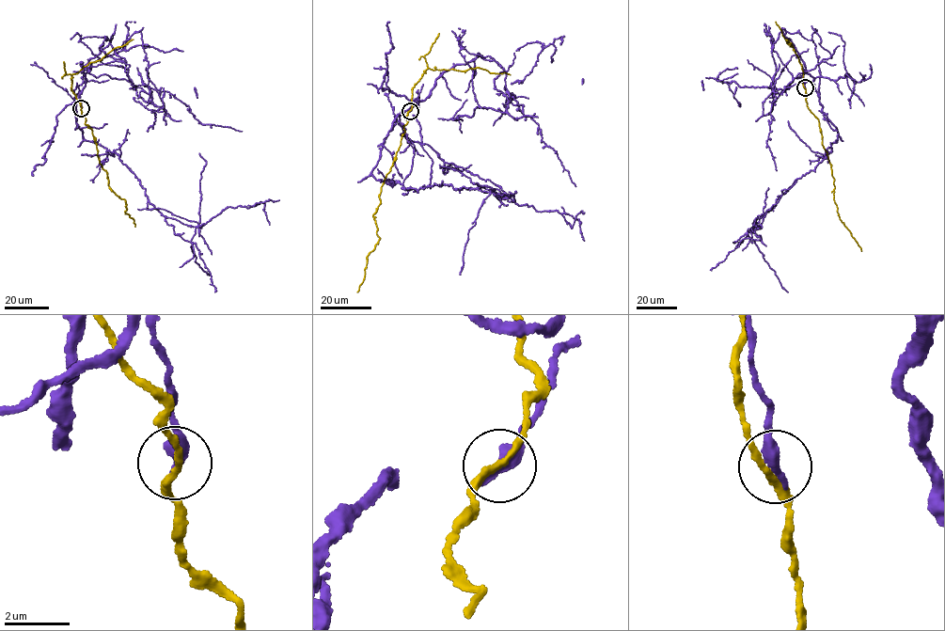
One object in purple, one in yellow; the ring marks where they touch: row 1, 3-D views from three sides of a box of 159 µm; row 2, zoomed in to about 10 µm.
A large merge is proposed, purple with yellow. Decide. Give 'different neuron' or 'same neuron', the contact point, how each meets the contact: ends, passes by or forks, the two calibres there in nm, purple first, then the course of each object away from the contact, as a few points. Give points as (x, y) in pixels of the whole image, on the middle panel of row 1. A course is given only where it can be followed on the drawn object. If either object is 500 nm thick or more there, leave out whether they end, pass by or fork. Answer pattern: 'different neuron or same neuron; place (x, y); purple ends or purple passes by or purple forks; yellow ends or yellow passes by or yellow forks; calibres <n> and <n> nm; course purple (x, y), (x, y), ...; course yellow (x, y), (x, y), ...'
different neuron; place (410, 111); purple ends; yellow passes by; calibres 460 and 200 nm; course purple (409, 111), (384, 140), (376, 180), (493, 189), (519, 205), (558, 211), (572, 228), (584, 212); course yellow (409, 111), (396, 157), (381, 187), (380, 201), (372, 215), (380, 238), (368, 255), (364, 278), (357, 291)

